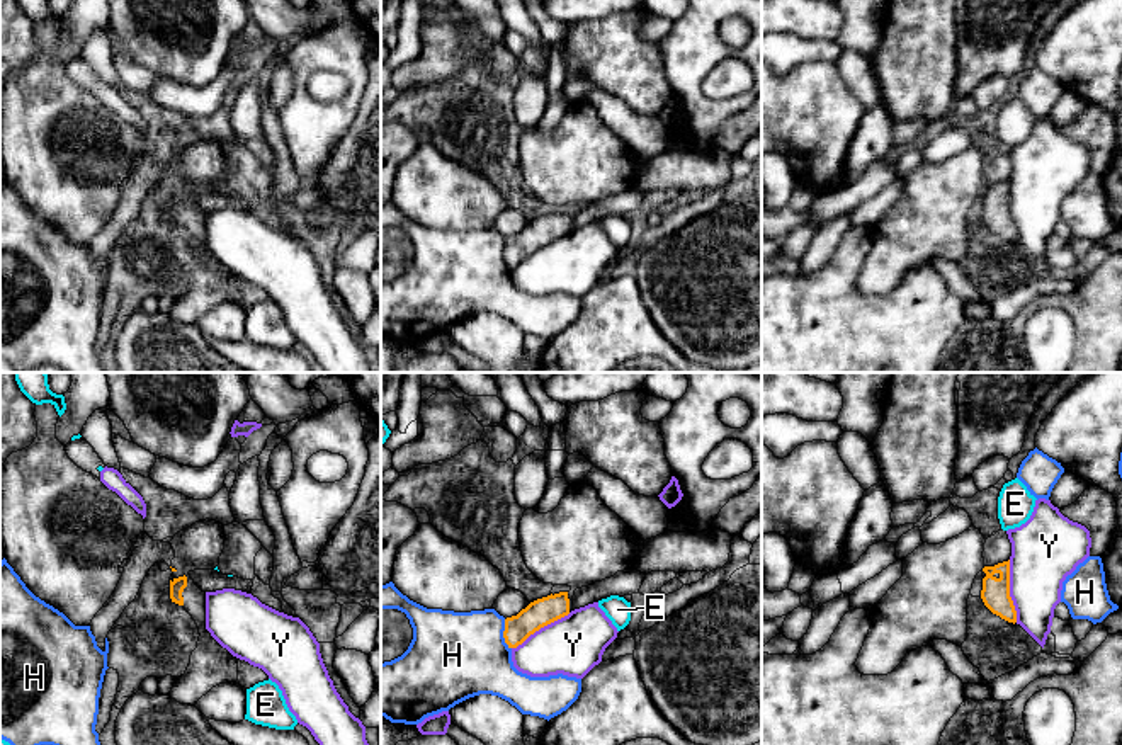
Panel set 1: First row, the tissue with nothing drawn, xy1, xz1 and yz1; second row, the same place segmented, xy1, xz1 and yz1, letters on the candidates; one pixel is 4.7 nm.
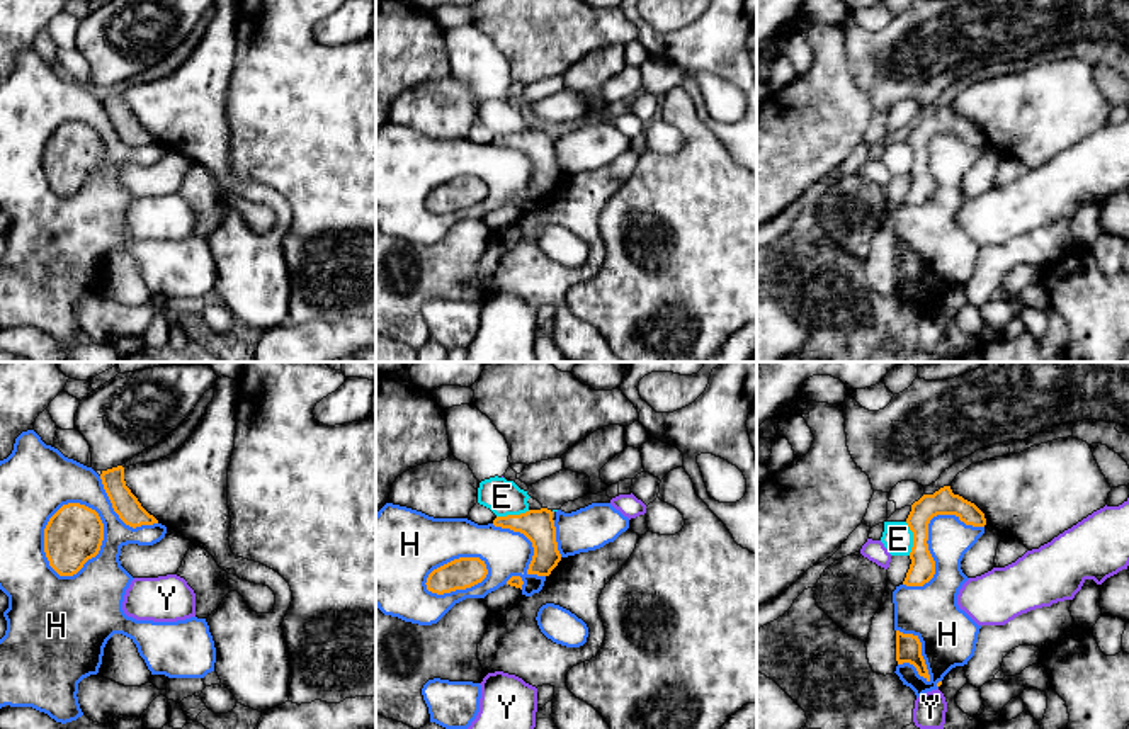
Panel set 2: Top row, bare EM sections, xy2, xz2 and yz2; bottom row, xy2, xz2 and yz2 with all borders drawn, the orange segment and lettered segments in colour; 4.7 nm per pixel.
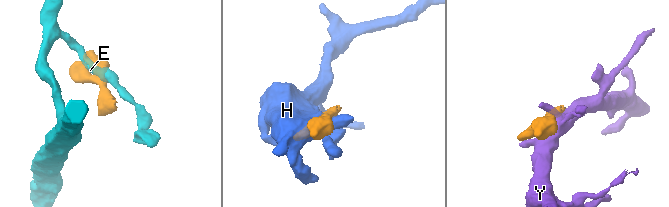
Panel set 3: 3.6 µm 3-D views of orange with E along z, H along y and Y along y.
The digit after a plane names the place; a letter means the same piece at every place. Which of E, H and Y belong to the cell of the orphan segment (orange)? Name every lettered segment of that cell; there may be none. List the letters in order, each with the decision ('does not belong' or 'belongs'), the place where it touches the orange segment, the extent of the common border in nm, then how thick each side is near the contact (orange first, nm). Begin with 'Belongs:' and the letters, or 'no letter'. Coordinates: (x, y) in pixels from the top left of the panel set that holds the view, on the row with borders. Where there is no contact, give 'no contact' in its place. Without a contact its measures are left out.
Belongs: no letter
E: does not belong; contact yz2 (913, 539); length 160 nm; calibres 120 and 140 nm
H: does not belong; contact xy2 (45, 534); length 380 nm; calibres 280 and 340 nm
Y: does not belong; contact yz1 (1008, 591); length 300 nm; calibres 140 and 320 nm

